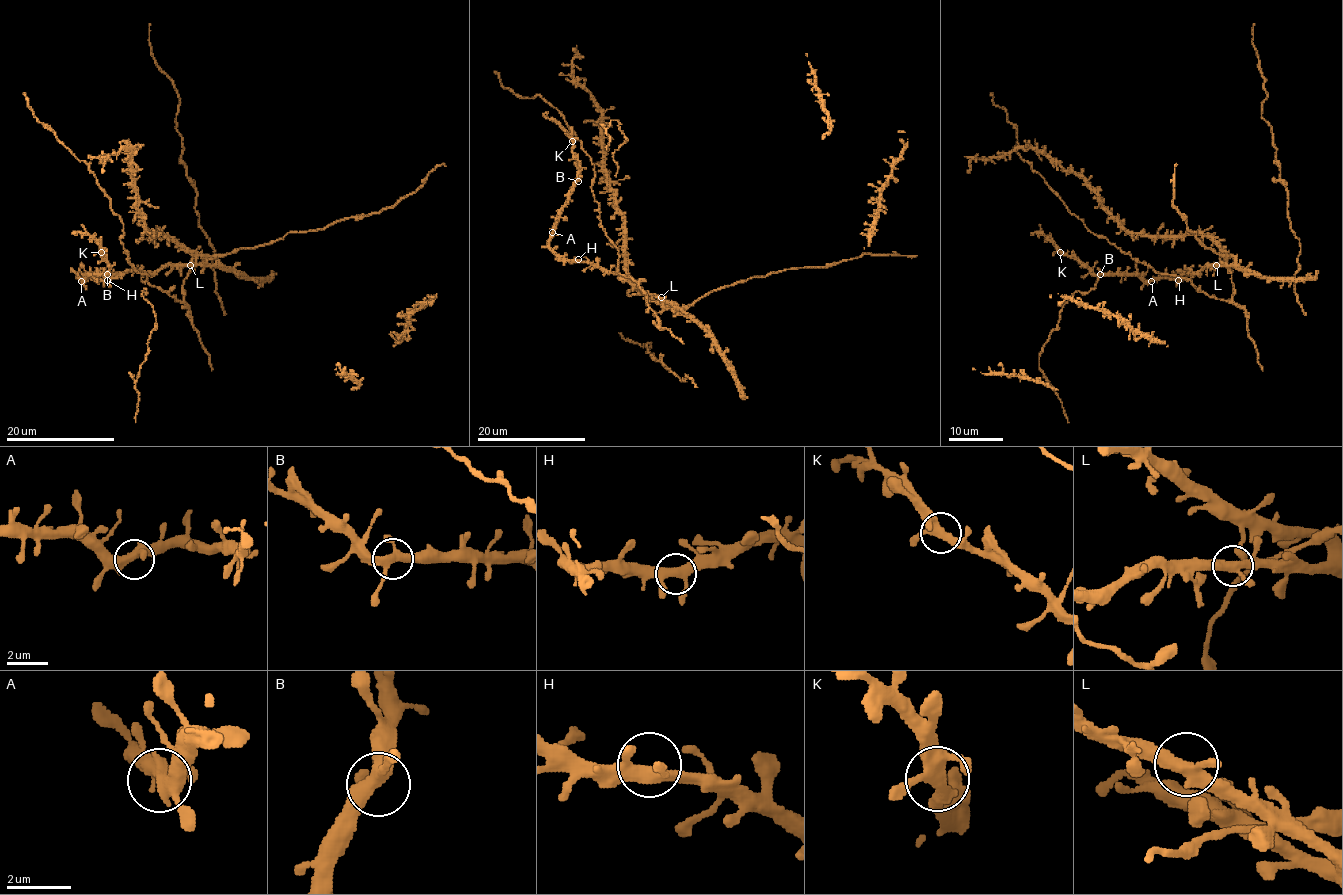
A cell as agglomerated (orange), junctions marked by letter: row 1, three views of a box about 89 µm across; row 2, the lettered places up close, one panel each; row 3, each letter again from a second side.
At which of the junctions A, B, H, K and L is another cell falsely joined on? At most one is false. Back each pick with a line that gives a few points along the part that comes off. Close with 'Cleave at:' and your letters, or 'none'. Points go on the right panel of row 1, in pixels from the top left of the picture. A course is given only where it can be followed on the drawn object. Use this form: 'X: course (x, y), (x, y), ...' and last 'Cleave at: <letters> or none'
Cleave at: none

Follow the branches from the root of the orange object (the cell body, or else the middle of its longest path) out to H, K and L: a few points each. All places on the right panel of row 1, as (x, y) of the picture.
H: (1215, 253), (1226, 258), (1223, 264), (1208, 264), (1199, 272), (1187, 272), (1178, 280)
K: (1215, 253), (1226, 258), (1223, 264), (1208, 264), (1180, 278), (1142, 280), (1136, 276), (1094, 274), (1060, 251)
L: (1215, 253), (1226, 258), (1223, 264), (1216, 265)

